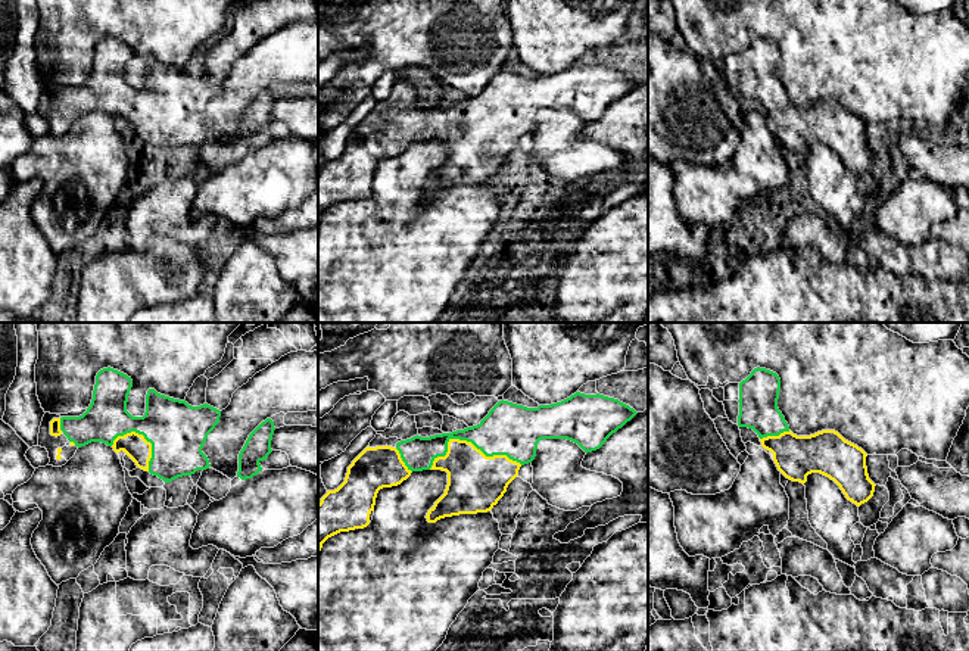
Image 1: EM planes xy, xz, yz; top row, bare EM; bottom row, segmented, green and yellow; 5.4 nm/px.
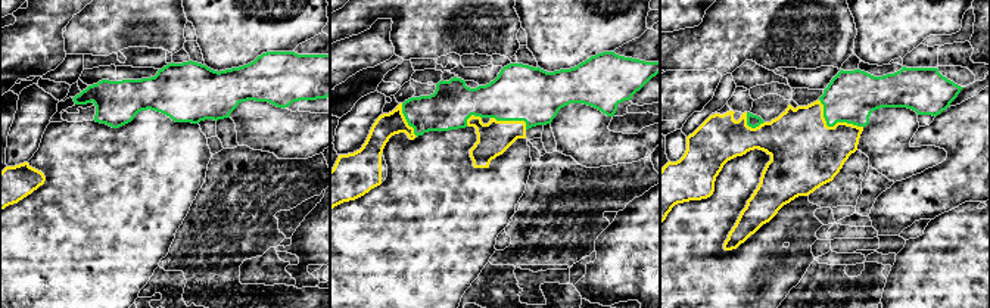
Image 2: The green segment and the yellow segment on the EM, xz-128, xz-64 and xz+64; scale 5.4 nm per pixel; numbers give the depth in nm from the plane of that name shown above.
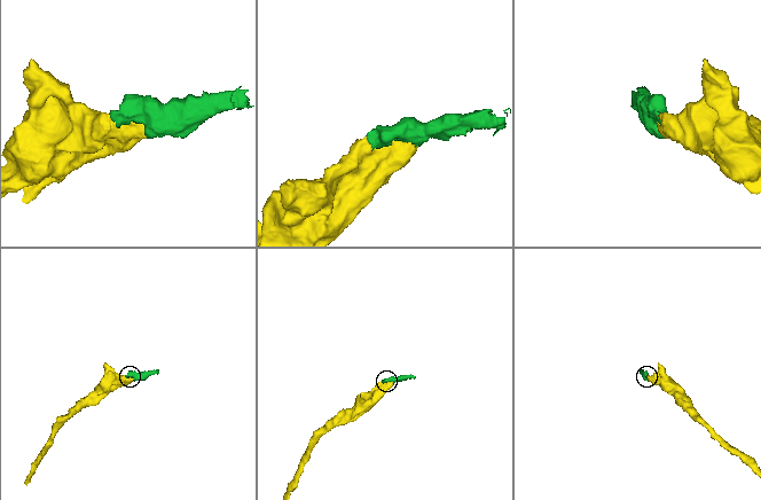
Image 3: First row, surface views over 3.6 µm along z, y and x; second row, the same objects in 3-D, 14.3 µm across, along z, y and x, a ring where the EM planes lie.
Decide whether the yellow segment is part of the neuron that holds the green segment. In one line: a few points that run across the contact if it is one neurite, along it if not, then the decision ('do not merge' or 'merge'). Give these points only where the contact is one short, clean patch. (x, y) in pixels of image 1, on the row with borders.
merge

